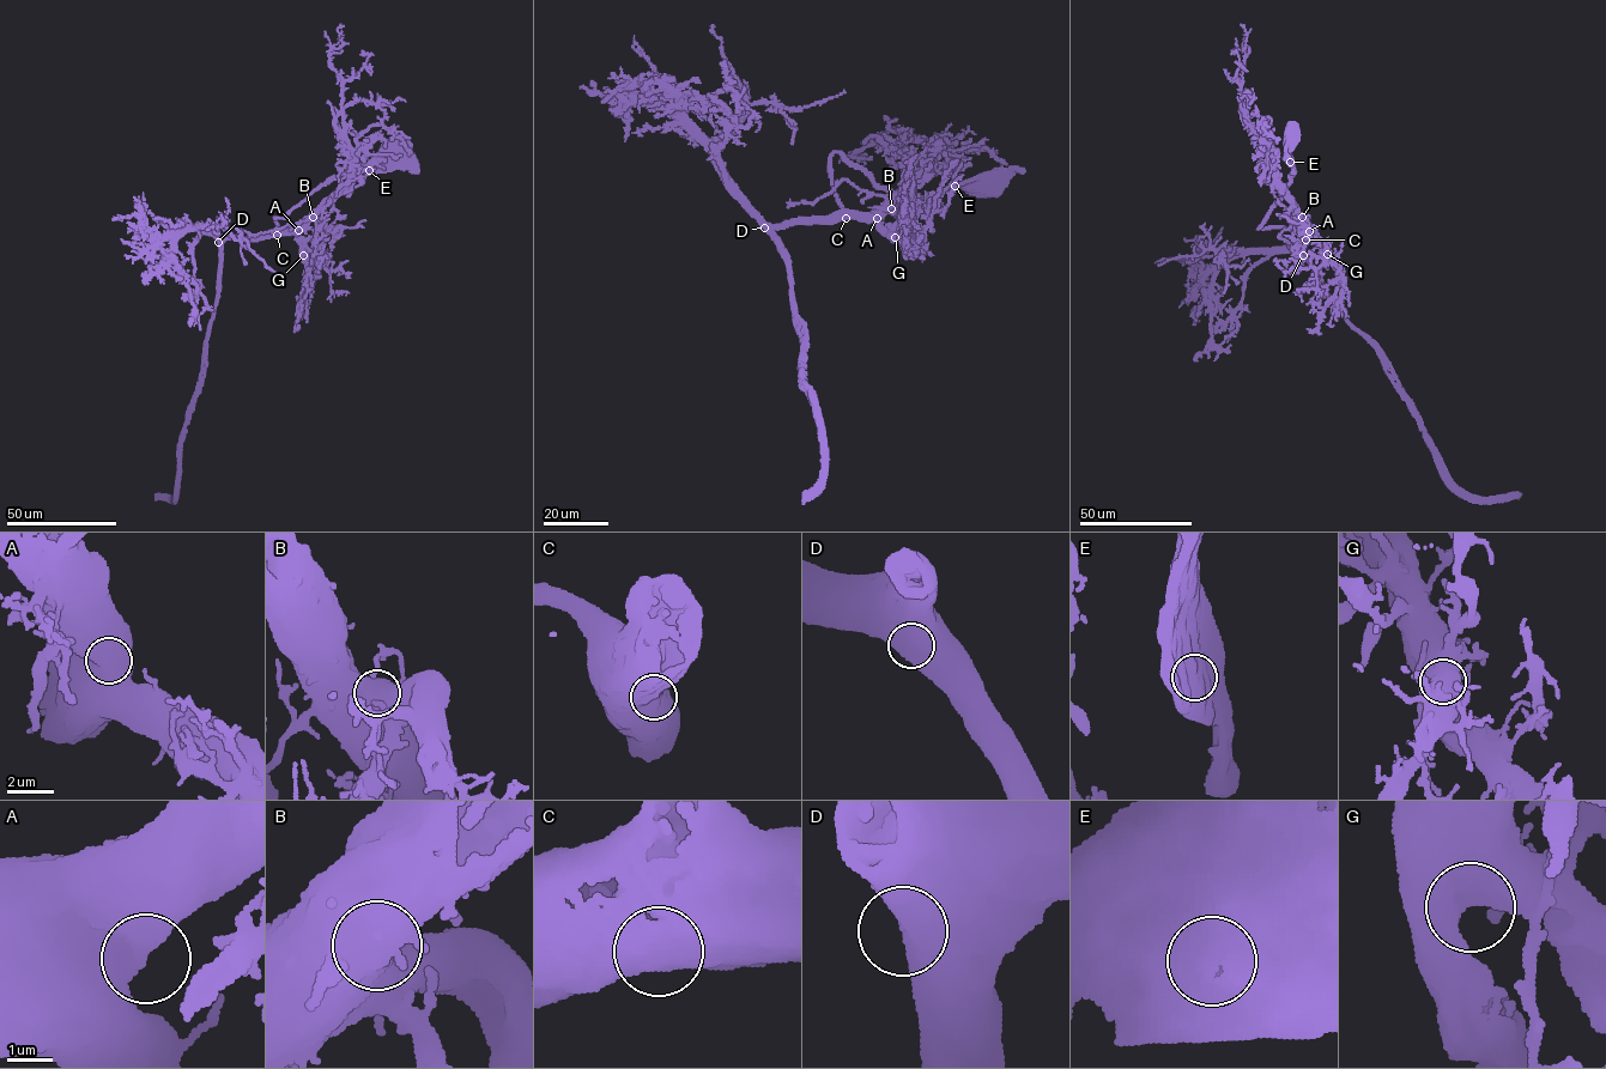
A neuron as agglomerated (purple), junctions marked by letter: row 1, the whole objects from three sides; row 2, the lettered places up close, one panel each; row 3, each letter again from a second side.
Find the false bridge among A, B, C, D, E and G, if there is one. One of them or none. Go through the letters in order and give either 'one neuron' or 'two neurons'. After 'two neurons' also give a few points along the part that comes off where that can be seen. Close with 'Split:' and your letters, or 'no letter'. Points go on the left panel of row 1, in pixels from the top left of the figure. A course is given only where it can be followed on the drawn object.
A: one neuron
B: one neuron
C: one neuron
D: one neuron
E: one neuron
G: one neuron
Split: no letter

